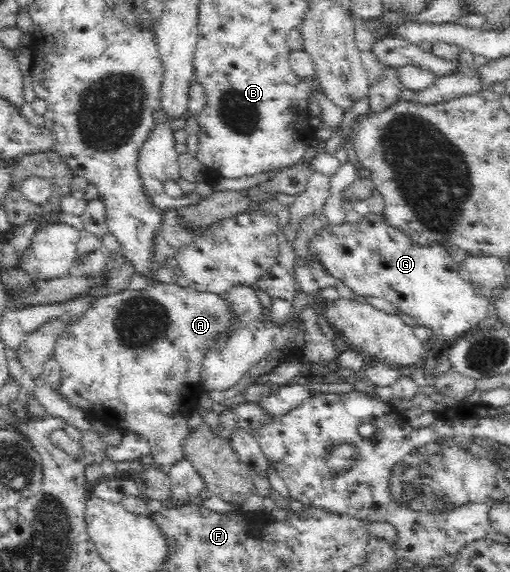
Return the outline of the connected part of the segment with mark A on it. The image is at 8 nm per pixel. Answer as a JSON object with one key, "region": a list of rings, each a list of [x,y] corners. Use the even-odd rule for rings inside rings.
{"region":[[[154,283],[146,290],[129,288],[93,299],[55,341],[53,355],[61,366],[57,396],[69,406],[83,410],[90,420],[100,418],[123,432],[139,434],[149,443],[153,464],[168,470],[184,459],[182,438],[189,431],[187,414],[196,409],[197,398],[203,394],[201,362],[207,350],[241,328],[227,299],[225,293],[195,291],[176,283]]]}

